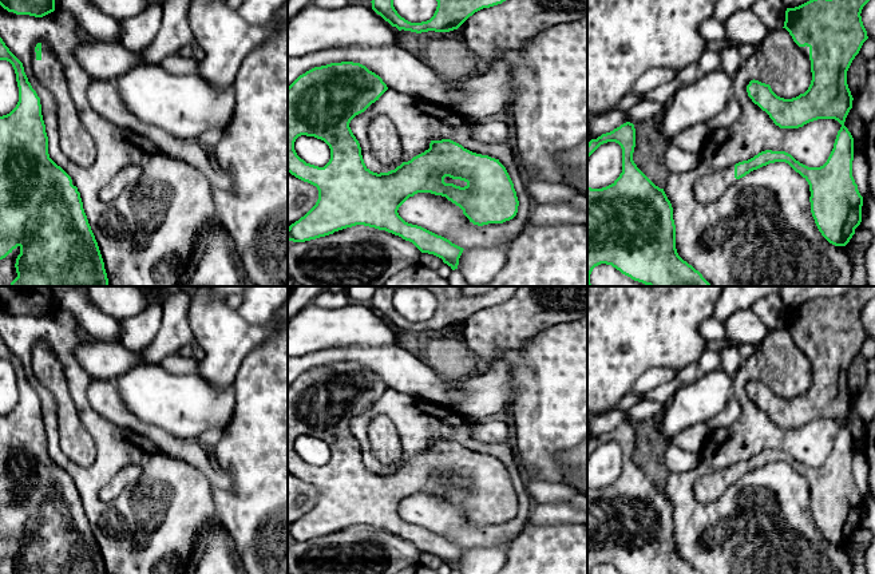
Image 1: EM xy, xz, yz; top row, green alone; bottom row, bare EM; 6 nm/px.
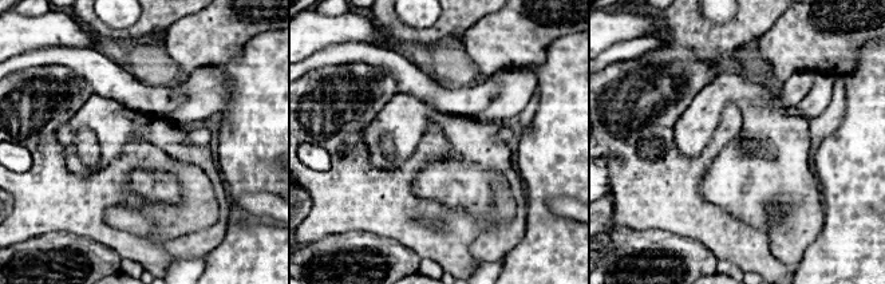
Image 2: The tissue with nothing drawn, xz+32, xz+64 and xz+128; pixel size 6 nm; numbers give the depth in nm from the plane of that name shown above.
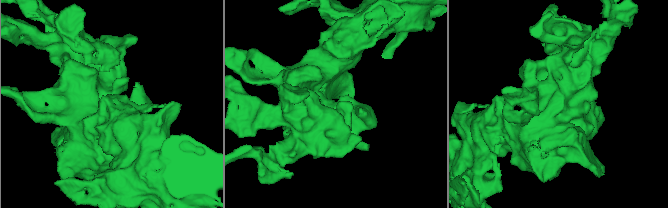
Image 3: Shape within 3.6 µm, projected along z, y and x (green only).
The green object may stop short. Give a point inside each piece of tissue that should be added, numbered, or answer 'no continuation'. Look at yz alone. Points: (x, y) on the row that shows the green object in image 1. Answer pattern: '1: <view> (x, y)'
1: yz (707, 189)

